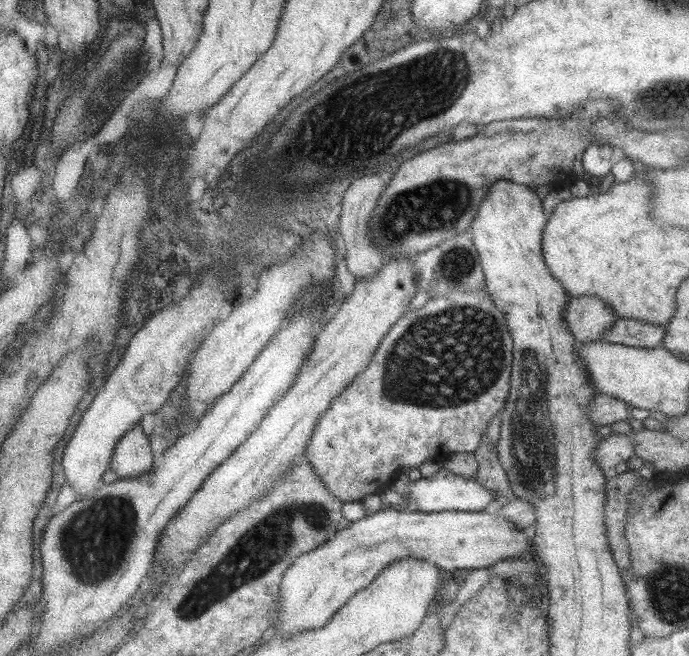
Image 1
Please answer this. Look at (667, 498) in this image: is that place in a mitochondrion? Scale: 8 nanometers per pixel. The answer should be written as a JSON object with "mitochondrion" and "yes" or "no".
{"mitochondrion":"no"}

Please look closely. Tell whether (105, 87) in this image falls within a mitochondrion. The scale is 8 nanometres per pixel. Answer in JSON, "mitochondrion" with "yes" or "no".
{"mitochondrion":"yes"}

